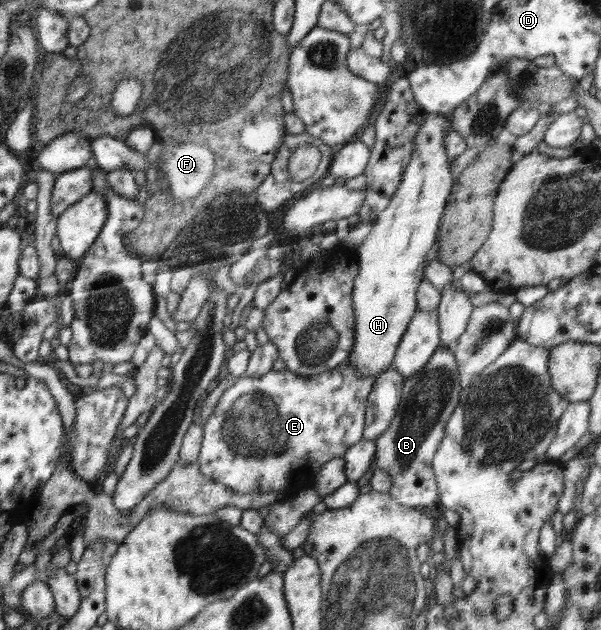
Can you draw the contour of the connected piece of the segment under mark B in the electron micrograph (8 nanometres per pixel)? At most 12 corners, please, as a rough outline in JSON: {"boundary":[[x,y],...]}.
{"boundary":[[451,349],[405,380],[374,465],[389,495],[437,503],[432,461],[457,408]]}

